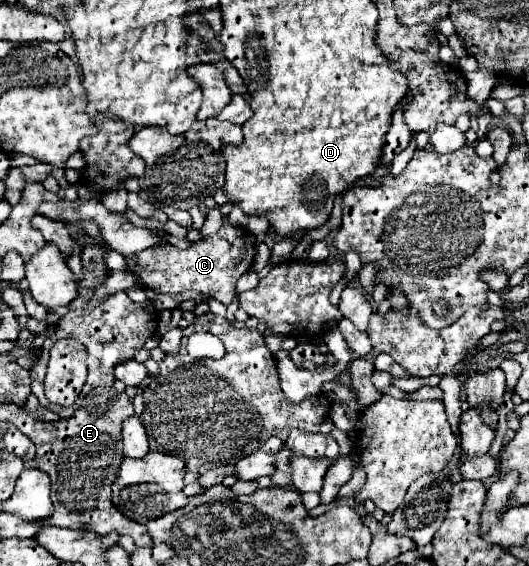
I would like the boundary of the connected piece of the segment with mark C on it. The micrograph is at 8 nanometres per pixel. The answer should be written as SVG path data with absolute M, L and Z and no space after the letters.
M222 224L222 228L216 234L192 244L188 250L178 250L176 246L166 244L160 248L144 250L140 254L130 254L126 256L126 270L138 278L140 286L144 284L146 288L158 288L158 292L172 294L184 290L198 290L202 294L212 294L216 300L228 306L234 298L238 278L252 268L254 256L254 238L244 228Z

